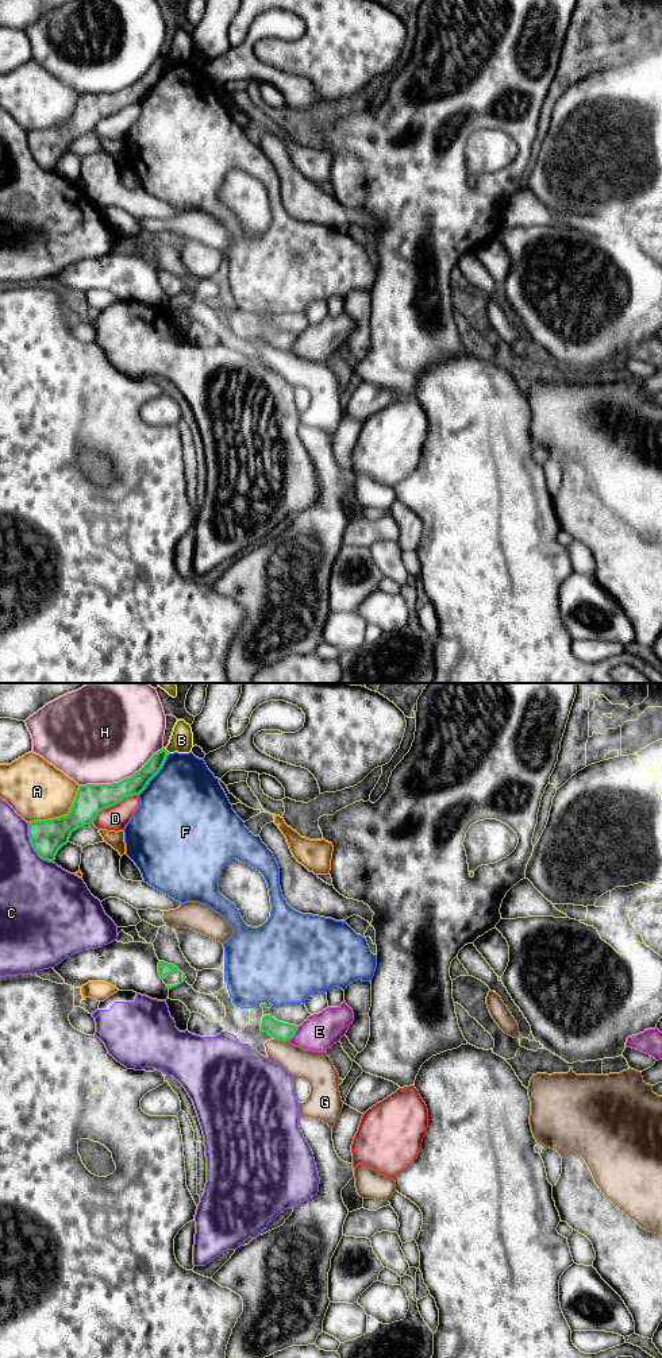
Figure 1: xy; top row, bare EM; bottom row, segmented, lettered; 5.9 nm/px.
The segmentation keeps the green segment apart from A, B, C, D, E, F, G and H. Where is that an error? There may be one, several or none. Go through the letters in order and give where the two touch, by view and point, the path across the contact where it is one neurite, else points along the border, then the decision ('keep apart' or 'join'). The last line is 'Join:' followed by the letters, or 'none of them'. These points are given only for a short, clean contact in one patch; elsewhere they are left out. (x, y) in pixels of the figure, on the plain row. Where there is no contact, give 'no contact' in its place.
A: contact xy (61, 126); keep apart
B: contact xy (165, 58); keep apart
C: contact xy (33, 155); keep apart
D: contact xy (112, 114); keep apart
E: contact xy (295, 340); border xy (297, 335), (288, 348); keep apart
F: contact xy (156, 83); keep apart
G: contact xy (281, 348); keep apart
H: contact xy (122, 89); keep apart
Join: none of them

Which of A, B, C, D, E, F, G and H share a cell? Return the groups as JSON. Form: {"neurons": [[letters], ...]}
{"neurons": [["A"], ["B"], ["C"], ["D"], ["E"], ["F"], ["G"], ["H"]]}

